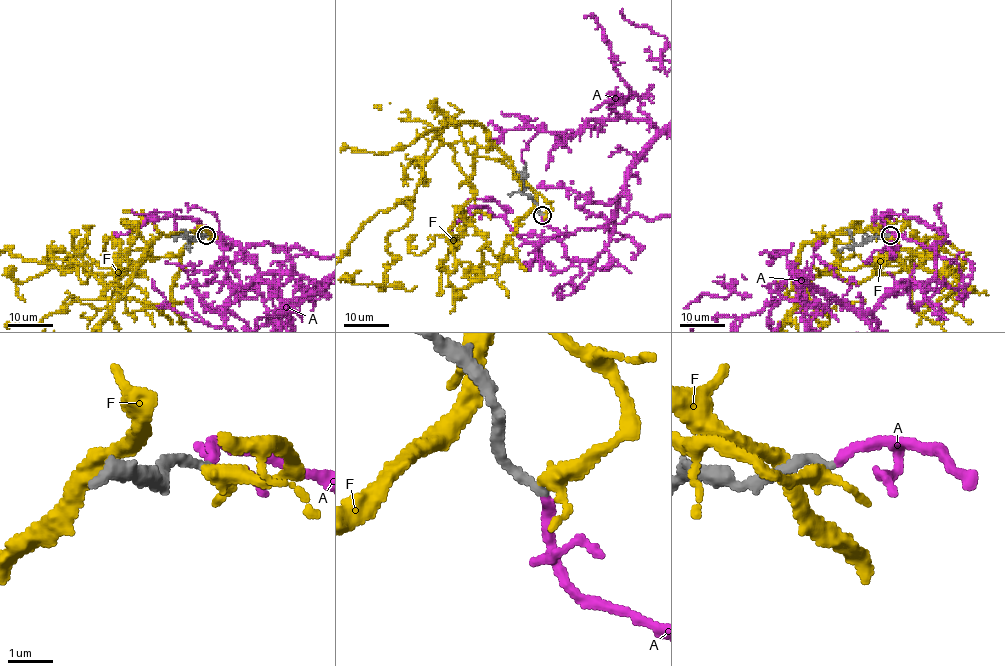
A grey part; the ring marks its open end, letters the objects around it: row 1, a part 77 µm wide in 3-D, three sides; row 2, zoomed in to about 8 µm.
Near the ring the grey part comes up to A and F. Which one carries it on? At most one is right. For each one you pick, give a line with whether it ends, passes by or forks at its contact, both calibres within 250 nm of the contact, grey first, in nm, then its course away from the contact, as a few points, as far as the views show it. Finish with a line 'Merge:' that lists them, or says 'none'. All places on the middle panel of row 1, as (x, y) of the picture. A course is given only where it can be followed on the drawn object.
A: it ends there; 190 nm thick on the grey side, 200 nm on the other
Merge: A

